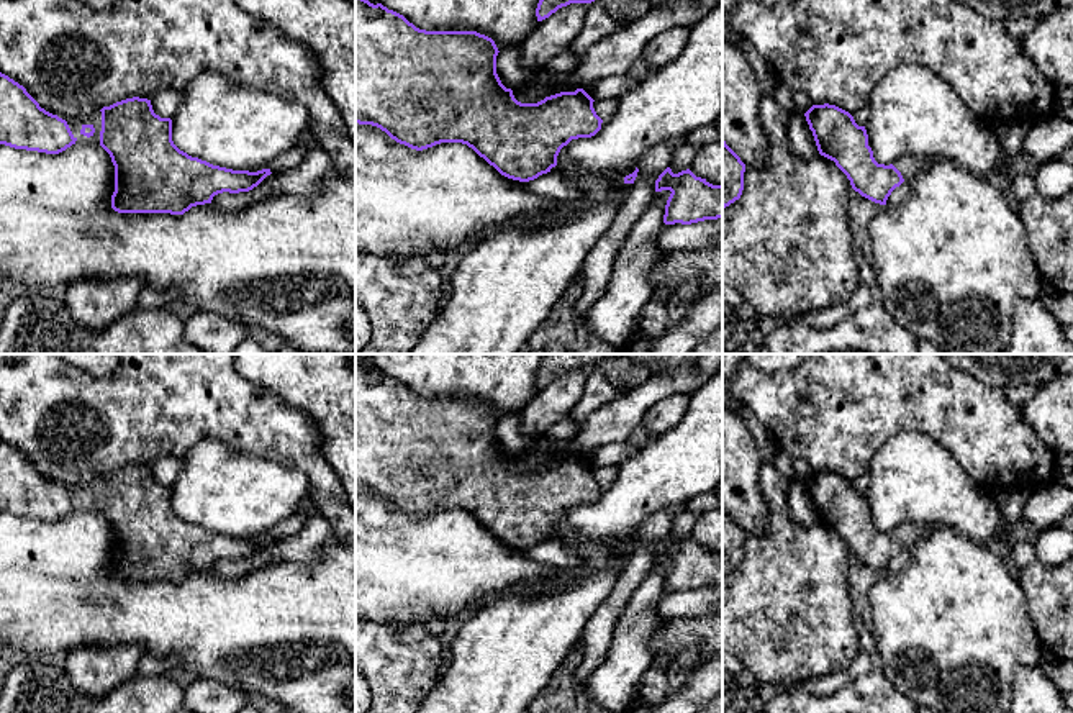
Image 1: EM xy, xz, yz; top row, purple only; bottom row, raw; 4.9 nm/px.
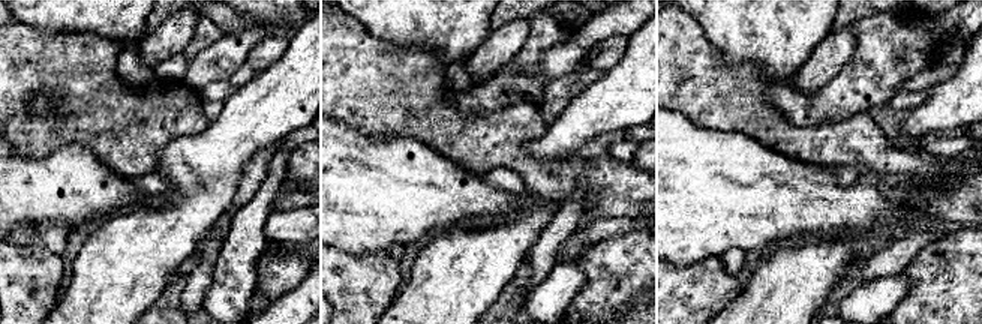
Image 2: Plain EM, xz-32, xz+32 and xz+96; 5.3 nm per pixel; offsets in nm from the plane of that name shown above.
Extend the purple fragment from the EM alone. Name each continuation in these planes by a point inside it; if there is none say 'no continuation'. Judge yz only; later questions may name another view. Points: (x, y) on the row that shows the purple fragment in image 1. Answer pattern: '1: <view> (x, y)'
1: yz (908, 166)

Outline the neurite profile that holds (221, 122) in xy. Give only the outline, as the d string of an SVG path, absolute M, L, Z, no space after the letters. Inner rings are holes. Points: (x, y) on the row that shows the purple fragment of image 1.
M201 72L182 89L174 144L213 166L257 172L310 133L308 110L287 98Z

